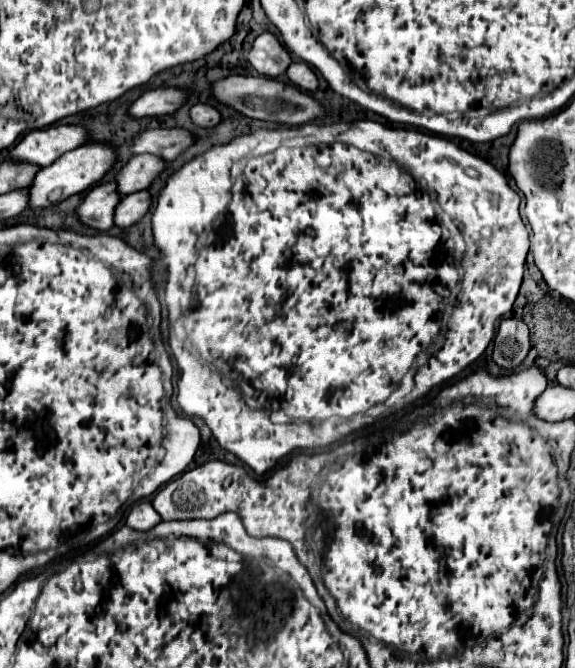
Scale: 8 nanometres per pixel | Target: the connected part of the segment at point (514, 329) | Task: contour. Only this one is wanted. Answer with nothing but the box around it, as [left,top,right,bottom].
[492,319,530,369]

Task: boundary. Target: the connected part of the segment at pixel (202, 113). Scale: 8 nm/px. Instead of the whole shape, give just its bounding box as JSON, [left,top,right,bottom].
[190,103,220,127]

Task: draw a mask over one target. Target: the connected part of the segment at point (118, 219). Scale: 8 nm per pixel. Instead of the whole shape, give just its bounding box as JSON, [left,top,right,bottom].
[114,191,150,229]

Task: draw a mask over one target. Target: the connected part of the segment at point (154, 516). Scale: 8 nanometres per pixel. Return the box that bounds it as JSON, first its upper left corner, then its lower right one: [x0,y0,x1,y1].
[126,499,162,531]

